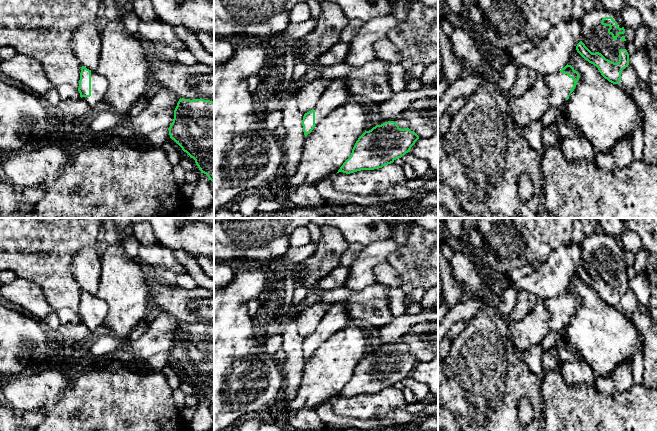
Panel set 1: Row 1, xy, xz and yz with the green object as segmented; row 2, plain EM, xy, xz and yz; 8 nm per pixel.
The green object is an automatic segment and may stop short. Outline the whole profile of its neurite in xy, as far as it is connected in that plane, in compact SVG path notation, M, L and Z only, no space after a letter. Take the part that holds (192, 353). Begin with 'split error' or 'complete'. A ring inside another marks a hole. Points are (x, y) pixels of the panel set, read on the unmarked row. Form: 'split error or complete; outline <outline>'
complete; outline M179 323L169 359L214 407L214 325Z

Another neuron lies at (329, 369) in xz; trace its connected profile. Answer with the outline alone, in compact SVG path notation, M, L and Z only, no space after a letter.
M352 322L327 339L310 358L305 361L302 380L295 397L285 401L279 421L286 423L300 409L315 409L325 401L332 401L349 382L358 362L365 356L366 349L372 344L372 335L368 328Z

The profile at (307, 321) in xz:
M318 302L303 309L296 318L299 335L305 338L314 333L317 325L329 308L330 305L326 302Z

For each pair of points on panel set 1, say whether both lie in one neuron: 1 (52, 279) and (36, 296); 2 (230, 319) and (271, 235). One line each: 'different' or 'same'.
1: different
2: different

